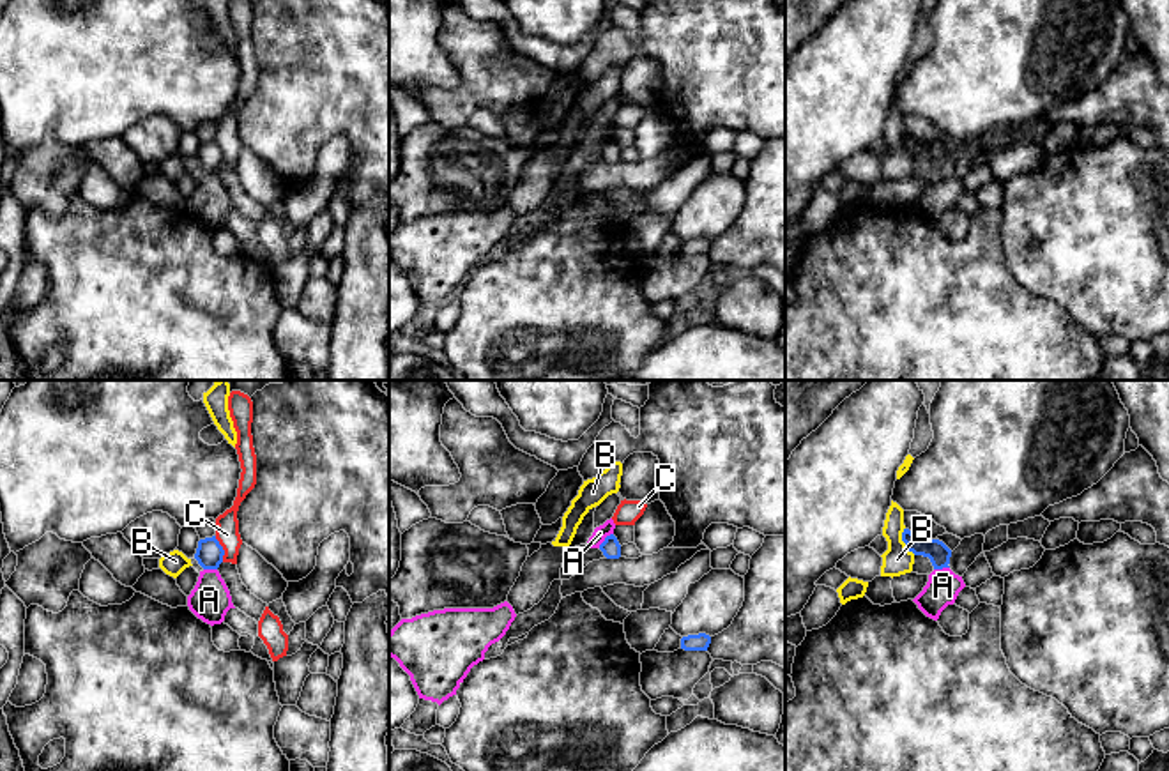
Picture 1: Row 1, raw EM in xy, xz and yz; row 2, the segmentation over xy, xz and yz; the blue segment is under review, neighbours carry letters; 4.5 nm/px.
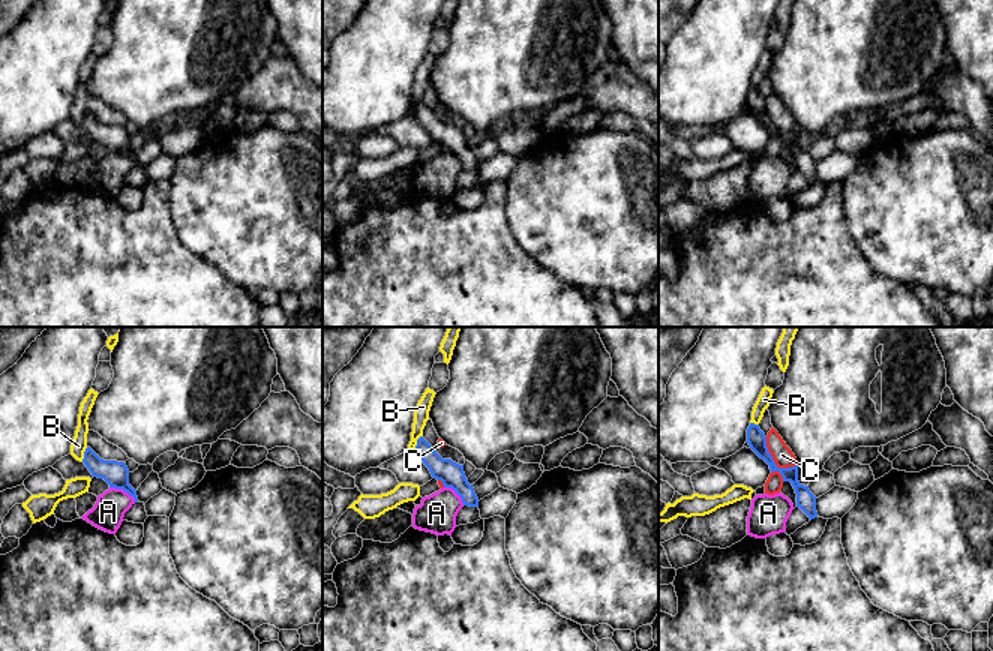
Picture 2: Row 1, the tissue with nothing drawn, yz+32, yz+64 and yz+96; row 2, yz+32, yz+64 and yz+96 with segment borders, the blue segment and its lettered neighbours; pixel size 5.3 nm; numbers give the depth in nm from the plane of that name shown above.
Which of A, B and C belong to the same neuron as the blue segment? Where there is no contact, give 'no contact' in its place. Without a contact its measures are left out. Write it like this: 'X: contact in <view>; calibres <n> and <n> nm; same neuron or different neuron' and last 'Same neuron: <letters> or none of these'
A: contact in xz; calibres 90 and 70 nm; different neuron
B: contact in yz; calibres 100 and 140 nm; different neuron
C: contact in xy; calibres 130 and 100 nm; different neuron
Same neuron: none of these

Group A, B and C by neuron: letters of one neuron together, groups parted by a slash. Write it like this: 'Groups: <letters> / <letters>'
Groups: A / B / C

